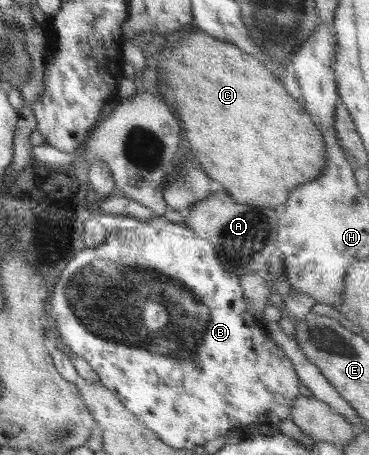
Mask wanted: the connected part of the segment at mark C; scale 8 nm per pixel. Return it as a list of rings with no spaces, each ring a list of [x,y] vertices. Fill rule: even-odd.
[[[192,30],[176,48],[160,52],[160,72],[182,120],[192,156],[206,176],[220,182],[236,202],[250,202],[280,211],[294,188],[314,181],[325,168],[322,136],[302,104],[286,92],[276,74],[238,46]]]

